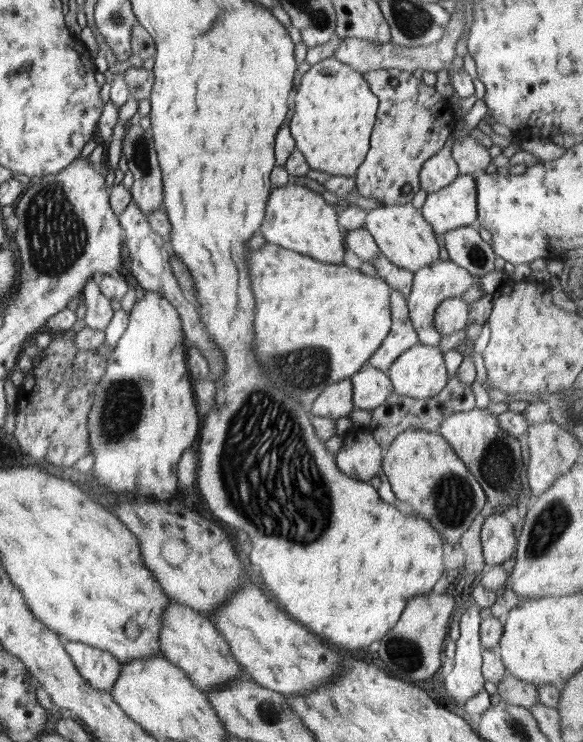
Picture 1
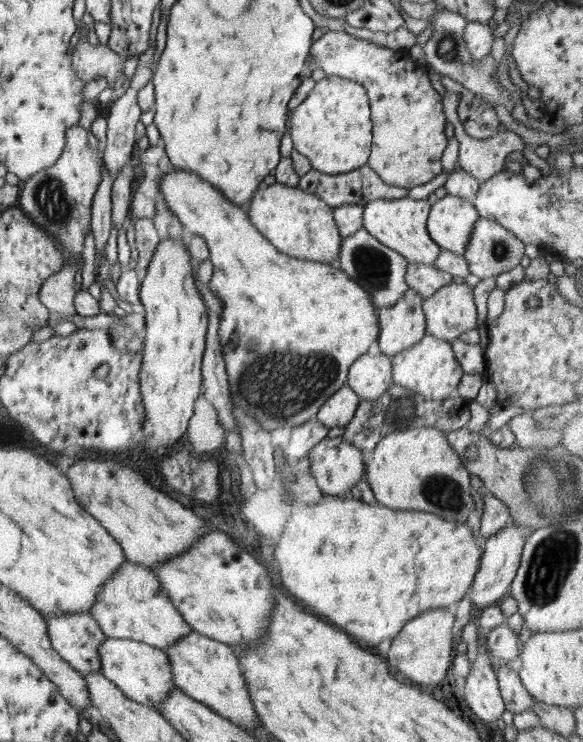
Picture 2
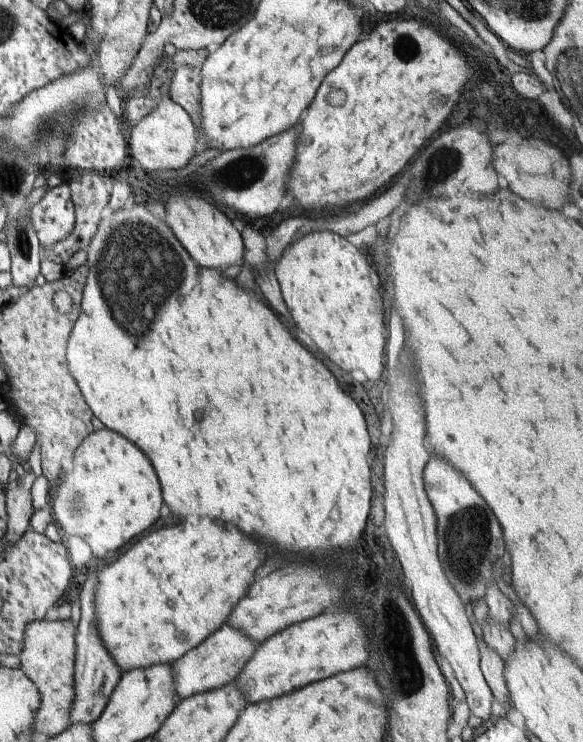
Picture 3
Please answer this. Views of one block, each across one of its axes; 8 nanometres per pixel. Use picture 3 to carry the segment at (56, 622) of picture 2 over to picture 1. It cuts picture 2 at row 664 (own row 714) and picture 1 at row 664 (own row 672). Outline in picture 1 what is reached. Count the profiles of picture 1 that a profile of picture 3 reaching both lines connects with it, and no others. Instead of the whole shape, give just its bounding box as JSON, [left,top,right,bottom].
[63,641,122,692]

